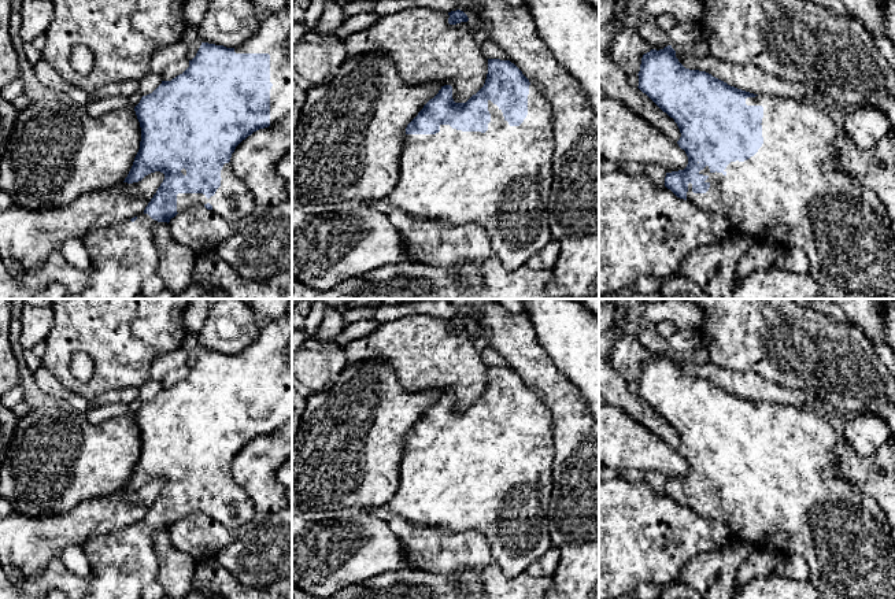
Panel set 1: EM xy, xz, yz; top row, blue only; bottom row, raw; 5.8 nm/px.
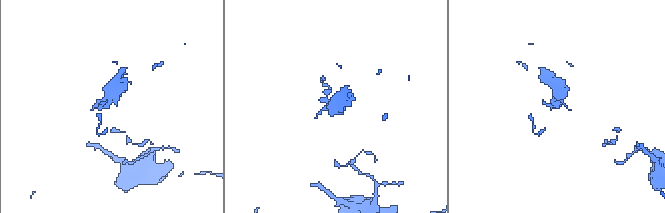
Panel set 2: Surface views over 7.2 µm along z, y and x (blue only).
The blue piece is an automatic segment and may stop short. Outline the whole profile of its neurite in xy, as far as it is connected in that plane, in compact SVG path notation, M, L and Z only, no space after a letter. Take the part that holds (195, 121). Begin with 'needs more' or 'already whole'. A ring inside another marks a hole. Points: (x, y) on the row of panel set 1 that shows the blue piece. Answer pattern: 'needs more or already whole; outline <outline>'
needs more; outline M292 7L266 14L260 19L259 30L236 48L201 42L196 56L189 60L189 67L171 81L162 81L152 93L143 96L134 111L141 127L141 141L123 182L138 182L155 171L163 173L164 180L143 214L114 226L92 230L82 239L90 255L93 274L81 299L134 299L143 282L156 274L159 263L154 241L156 225L169 223L189 207L204 206L229 222L252 214L254 195L236 175L229 162L243 140L292 114Z

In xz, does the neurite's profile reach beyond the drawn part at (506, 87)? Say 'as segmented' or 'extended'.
extended

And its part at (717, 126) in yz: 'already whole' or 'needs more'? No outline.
needs more

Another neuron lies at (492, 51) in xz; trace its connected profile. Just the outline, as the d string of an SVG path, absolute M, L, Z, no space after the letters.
M491 40L484 41L481 49L488 59L507 60L504 51Z

